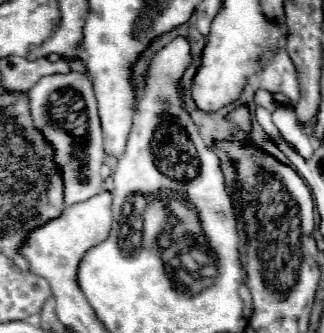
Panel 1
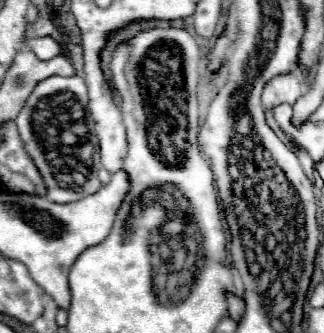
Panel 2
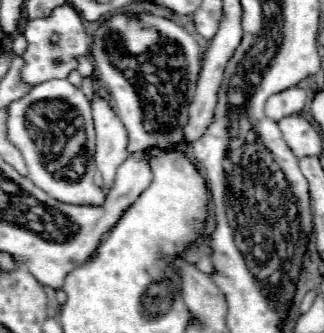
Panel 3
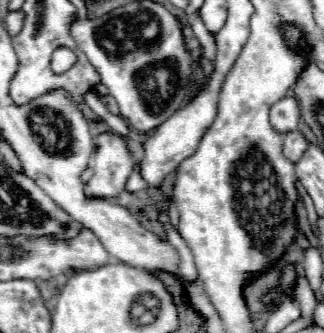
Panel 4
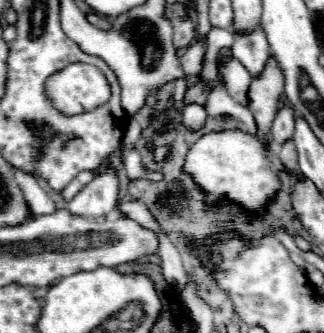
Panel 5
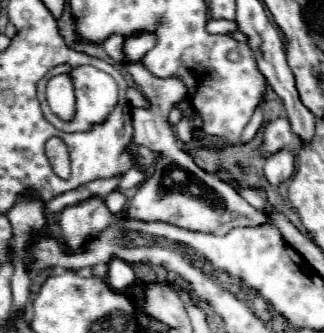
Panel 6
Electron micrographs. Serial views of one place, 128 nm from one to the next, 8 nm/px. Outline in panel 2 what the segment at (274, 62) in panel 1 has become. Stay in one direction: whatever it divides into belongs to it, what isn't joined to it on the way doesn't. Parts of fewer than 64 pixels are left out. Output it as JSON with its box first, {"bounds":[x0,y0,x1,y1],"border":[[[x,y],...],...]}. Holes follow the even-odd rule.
{"bounds":[262,72,302,110],"border":[[[286,72],[280,76],[274,76],[268,84],[264,84],[262,90],[262,104],[272,110],[280,102],[292,104],[292,100],[298,100],[302,96],[302,84],[296,72]]]}

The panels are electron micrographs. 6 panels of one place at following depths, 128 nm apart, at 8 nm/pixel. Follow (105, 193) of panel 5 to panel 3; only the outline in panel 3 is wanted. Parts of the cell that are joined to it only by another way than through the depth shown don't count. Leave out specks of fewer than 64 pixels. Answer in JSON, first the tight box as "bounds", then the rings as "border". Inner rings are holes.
{"bounds":[92,92,130,188],"border":[[[94,92],[92,96],[92,114],[94,114],[94,126],[96,126],[94,162],[104,176],[104,188],[110,188],[114,182],[116,168],[130,156],[126,152],[128,136],[126,136],[124,124],[120,122],[116,112],[110,108],[108,100],[102,98],[98,92]]]}

